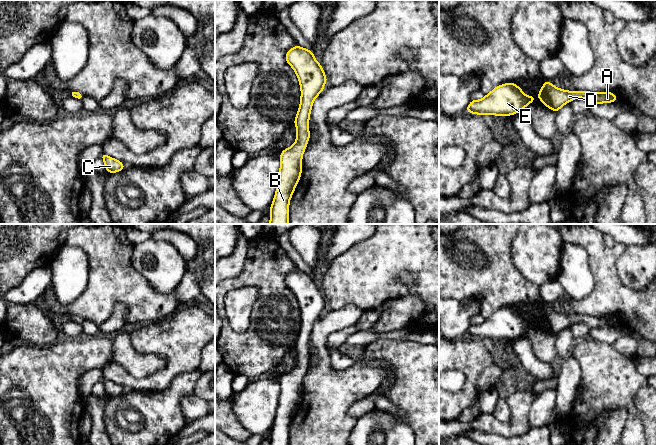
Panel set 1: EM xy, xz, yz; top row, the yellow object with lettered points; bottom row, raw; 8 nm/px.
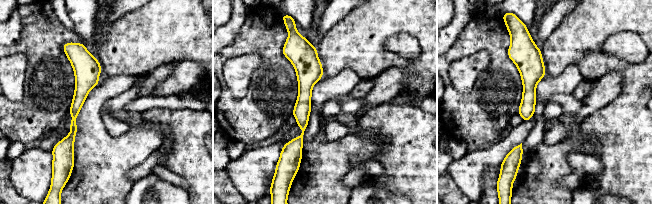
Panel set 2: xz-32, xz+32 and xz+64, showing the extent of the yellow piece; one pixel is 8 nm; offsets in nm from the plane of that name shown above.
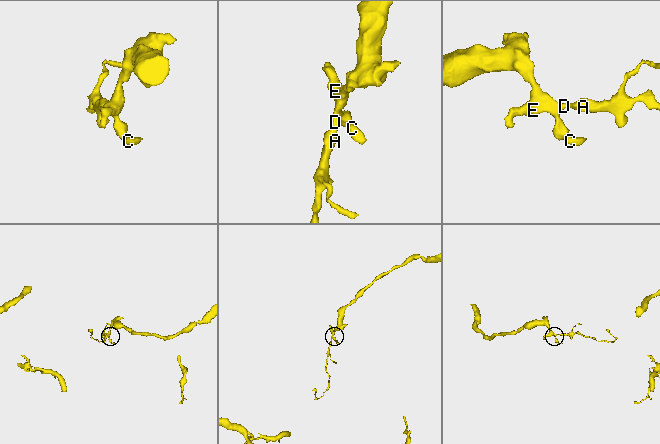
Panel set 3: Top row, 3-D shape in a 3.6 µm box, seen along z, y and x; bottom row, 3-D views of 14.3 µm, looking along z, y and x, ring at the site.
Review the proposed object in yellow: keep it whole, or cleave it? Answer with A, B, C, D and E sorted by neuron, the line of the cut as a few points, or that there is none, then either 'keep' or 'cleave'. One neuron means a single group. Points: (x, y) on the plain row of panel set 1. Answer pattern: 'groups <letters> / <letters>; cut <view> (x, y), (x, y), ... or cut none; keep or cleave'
groups A B C D E; cut none; keep

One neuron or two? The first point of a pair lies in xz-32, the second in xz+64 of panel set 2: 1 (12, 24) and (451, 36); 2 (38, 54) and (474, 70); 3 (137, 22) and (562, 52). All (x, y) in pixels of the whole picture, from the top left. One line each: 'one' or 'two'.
1: one
2: two
3: one

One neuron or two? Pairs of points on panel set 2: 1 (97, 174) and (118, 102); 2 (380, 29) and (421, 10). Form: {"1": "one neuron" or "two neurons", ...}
{"1": "two neurons", "2": "one neuron"}

